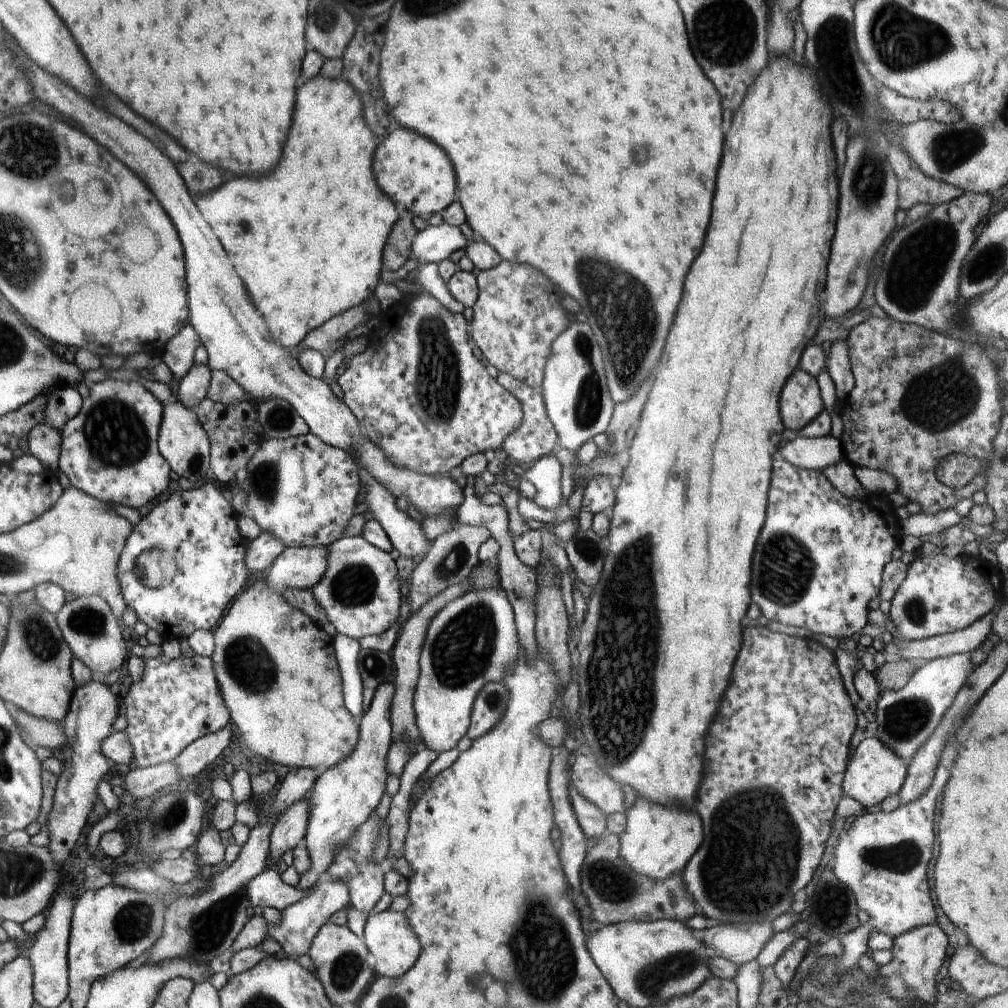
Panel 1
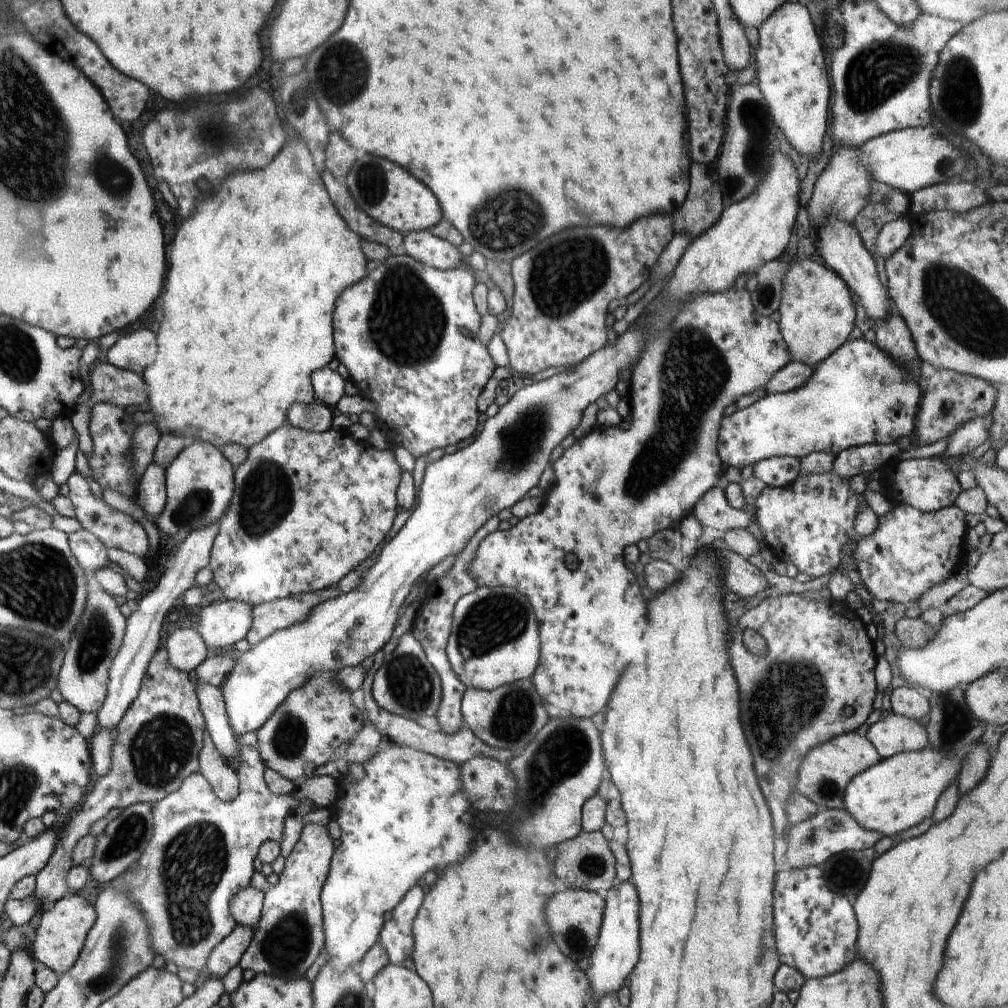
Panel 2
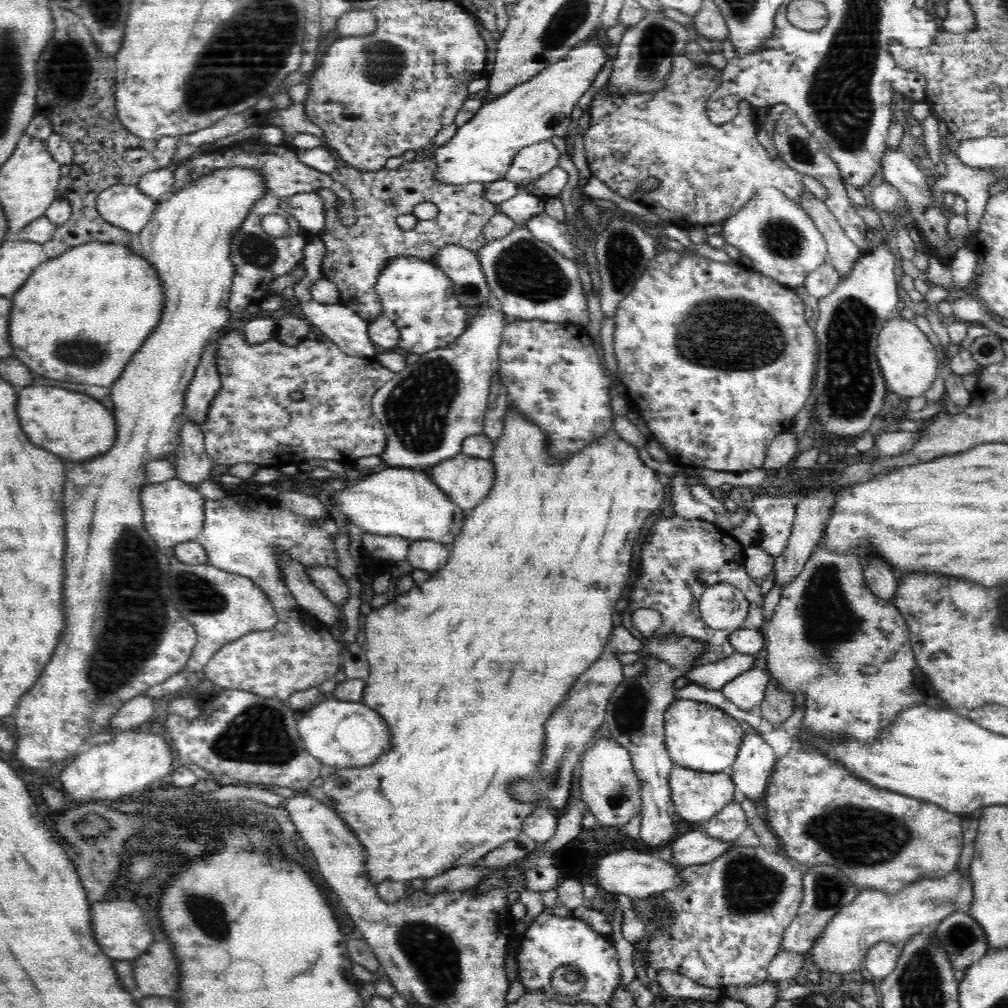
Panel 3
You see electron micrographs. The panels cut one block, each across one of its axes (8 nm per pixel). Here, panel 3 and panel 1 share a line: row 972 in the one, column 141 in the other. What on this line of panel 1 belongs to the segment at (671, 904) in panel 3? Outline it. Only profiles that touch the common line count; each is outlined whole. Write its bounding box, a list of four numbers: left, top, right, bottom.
[124,654,231,767]

